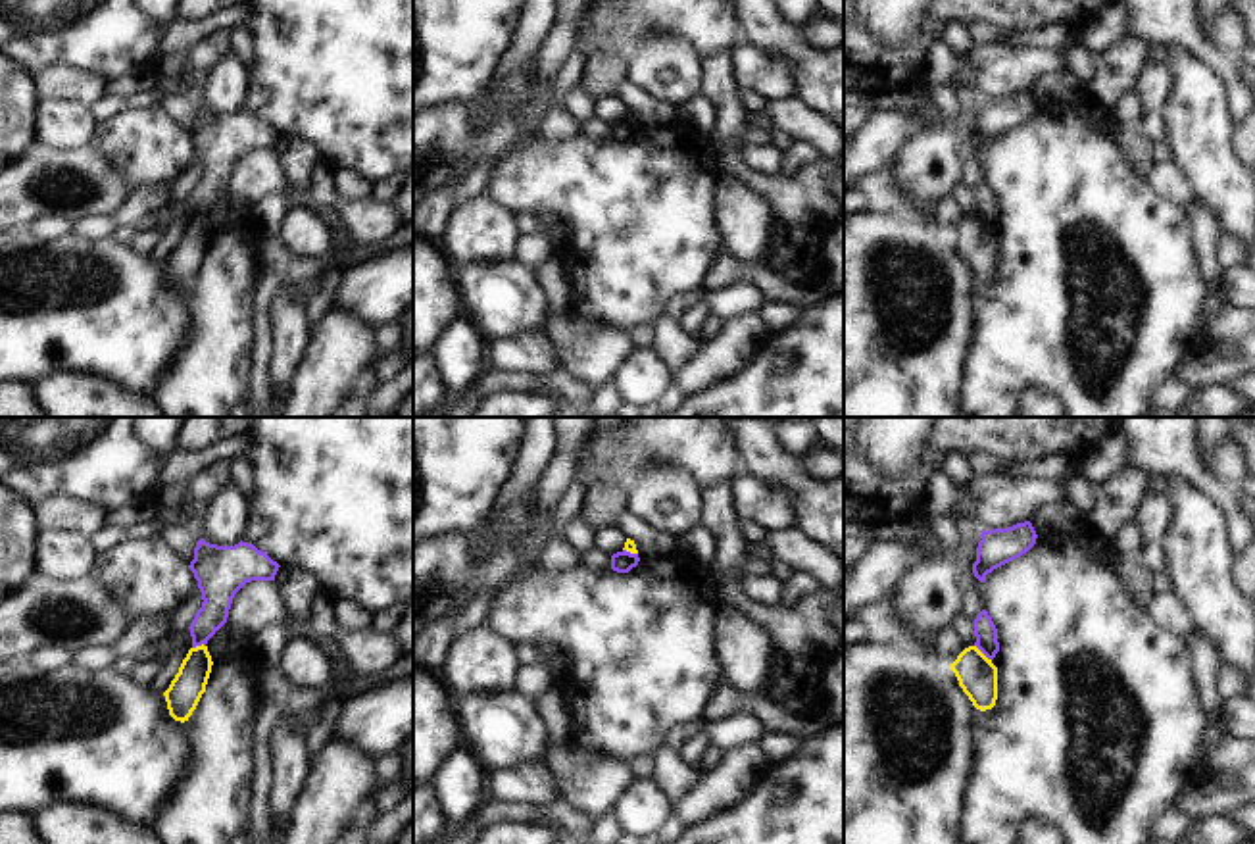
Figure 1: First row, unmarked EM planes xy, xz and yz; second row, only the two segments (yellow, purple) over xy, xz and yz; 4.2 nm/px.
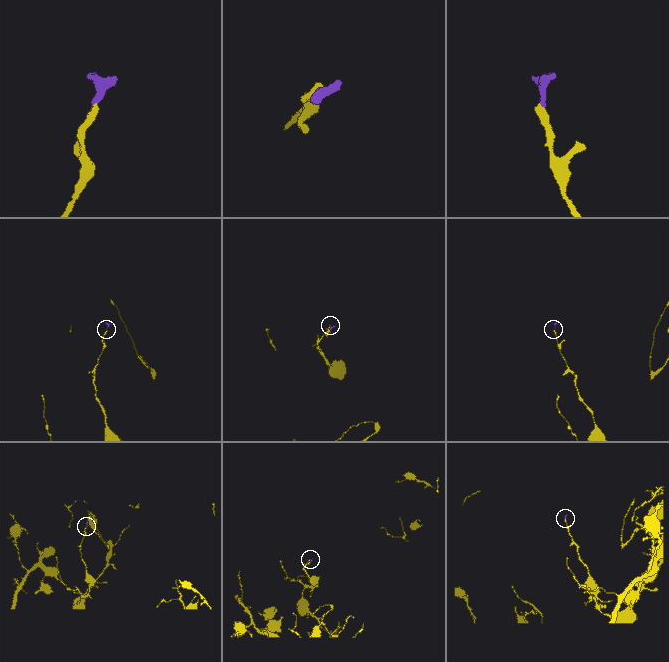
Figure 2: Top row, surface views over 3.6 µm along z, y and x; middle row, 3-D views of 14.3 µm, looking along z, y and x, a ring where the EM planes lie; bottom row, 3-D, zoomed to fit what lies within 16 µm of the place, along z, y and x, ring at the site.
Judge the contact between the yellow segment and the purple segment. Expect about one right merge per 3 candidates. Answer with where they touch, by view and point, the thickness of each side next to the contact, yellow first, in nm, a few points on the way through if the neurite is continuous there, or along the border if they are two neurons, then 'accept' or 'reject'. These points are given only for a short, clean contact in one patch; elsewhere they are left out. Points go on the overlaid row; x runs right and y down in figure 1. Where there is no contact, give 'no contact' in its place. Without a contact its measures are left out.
yz (981, 652) | 170/100 nm | along yz (975, 645), (990, 660) | reject

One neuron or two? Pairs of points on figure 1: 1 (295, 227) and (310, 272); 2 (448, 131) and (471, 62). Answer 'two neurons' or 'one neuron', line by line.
1: two neurons
2: two neurons

